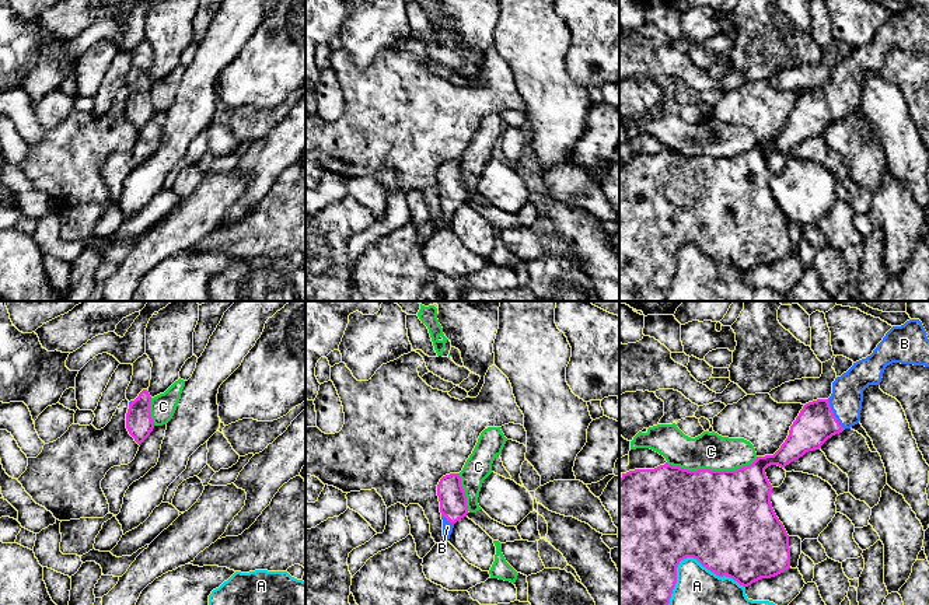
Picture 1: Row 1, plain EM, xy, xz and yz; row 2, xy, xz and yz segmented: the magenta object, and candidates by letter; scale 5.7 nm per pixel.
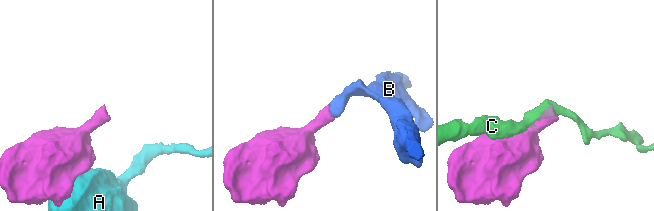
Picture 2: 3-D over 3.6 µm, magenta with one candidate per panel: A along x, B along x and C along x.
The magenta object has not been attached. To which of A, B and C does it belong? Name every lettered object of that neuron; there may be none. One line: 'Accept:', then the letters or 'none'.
Accept: B

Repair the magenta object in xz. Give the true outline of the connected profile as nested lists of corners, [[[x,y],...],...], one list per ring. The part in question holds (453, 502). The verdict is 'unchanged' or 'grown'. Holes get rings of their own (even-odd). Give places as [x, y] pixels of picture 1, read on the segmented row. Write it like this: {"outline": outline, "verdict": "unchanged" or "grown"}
{"outline": [[[460,473],[443,476],[437,485],[437,496],[443,520],[443,536],[448,541],[454,524],[468,514],[467,496],[461,486]]], "verdict": "grown"}

